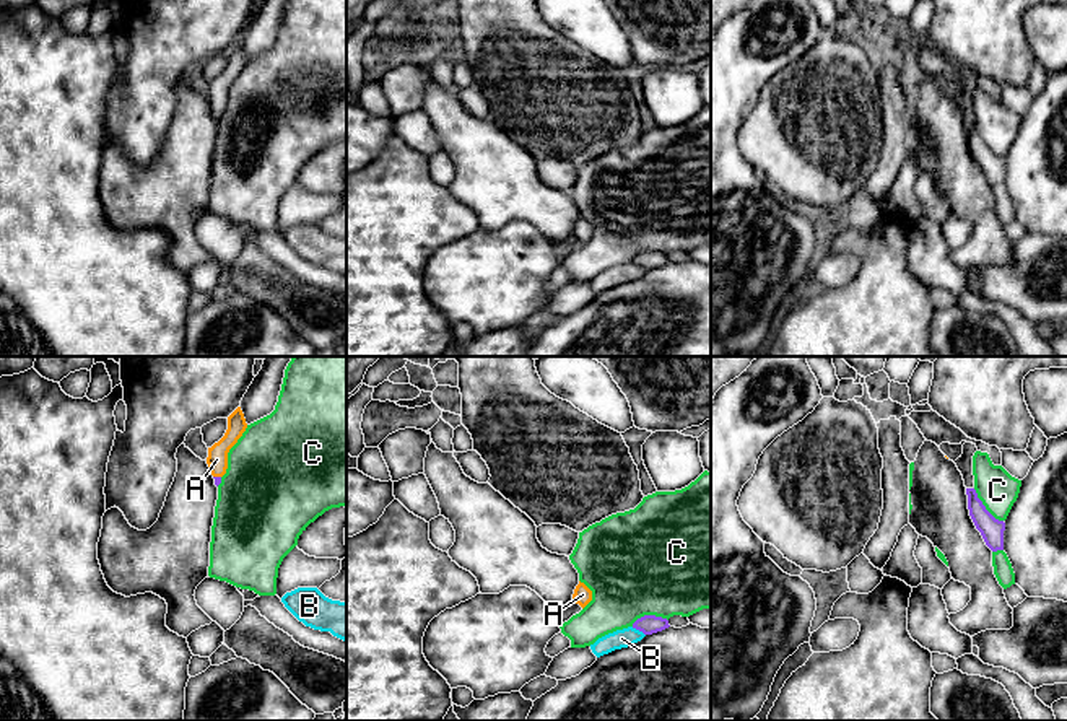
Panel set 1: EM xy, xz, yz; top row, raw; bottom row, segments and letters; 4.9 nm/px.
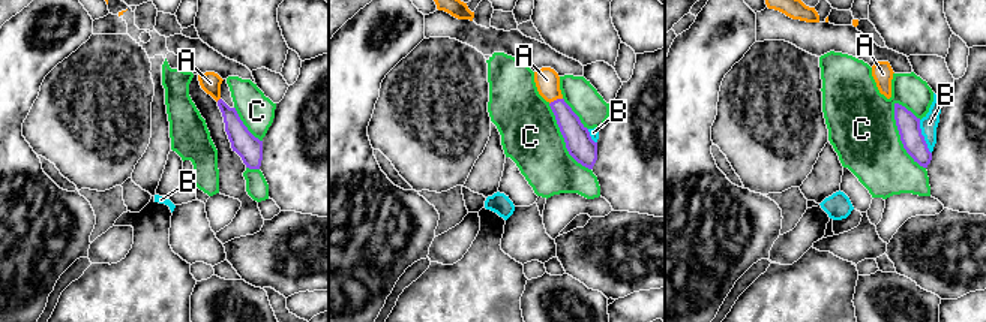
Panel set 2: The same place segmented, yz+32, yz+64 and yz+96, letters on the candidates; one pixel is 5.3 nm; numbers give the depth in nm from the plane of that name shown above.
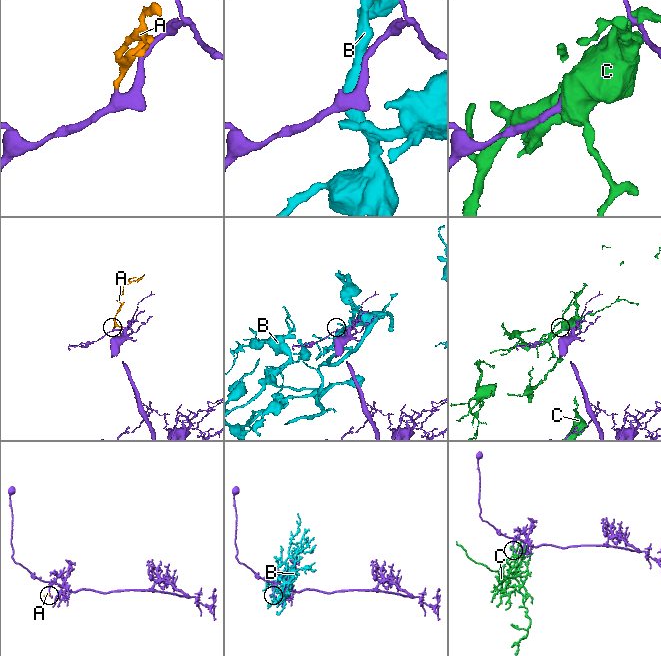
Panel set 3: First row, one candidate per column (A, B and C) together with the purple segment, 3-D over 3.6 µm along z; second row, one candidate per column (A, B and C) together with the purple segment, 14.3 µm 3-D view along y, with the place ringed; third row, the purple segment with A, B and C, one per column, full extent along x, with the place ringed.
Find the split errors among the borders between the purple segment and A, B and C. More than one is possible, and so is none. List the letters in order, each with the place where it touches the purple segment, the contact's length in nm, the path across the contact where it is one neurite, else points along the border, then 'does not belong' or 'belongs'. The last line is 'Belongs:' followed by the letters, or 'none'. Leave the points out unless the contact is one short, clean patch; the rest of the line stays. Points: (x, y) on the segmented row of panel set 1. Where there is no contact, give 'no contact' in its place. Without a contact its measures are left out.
A: meets purple in xy at (217, 477); contact 40 nm long; runs through xy (217, 479), (217, 477), (217, 459); belongs
B: meets purple in xz at (638, 629); contact 80 nm long; does not belong
C: meets purple in xz at (649, 616); contact 190 nm long; does not belong
Belongs: A

